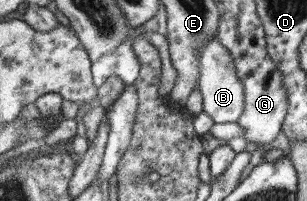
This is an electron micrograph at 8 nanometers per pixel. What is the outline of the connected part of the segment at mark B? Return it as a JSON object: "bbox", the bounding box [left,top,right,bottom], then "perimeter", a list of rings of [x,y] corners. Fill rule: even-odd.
{"bbox":[198,36,244,124],"perimeter":[[[214,36],[202,46],[202,52],[198,52],[198,56],[200,64],[198,88],[202,93],[203,111],[210,115],[216,124],[236,122],[244,110],[244,85],[236,75],[232,53],[220,44],[218,36]]]}

